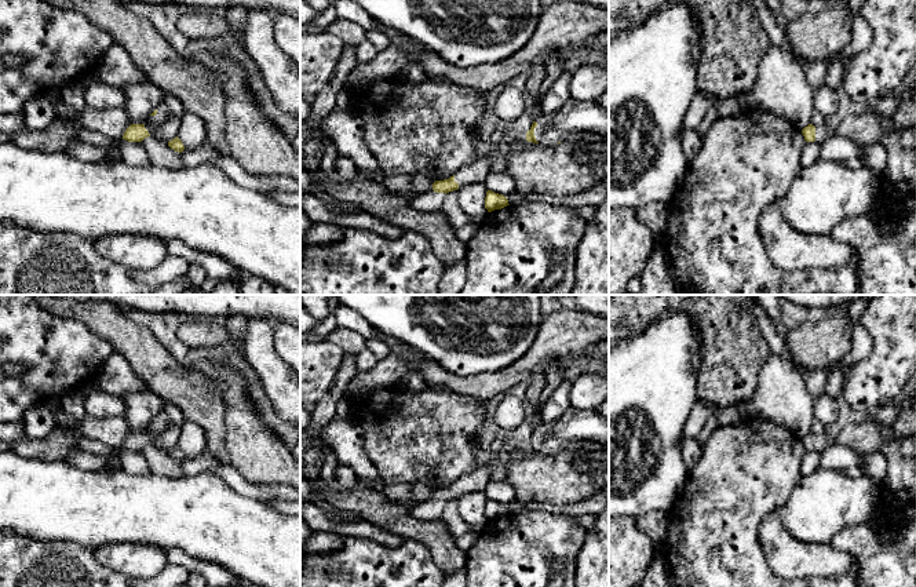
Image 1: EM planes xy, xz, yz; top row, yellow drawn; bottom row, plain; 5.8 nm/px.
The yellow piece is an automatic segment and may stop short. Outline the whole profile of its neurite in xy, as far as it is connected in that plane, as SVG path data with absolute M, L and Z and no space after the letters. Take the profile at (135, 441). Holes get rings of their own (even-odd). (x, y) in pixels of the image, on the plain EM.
M163 411L143 433L131 433L125 438L123 448L128 451L142 451L145 446L153 445L154 438L163 434L171 423L168 415Z

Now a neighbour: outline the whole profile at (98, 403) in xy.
M95 389L84 395L84 409L92 418L124 418L125 401L120 394Z

